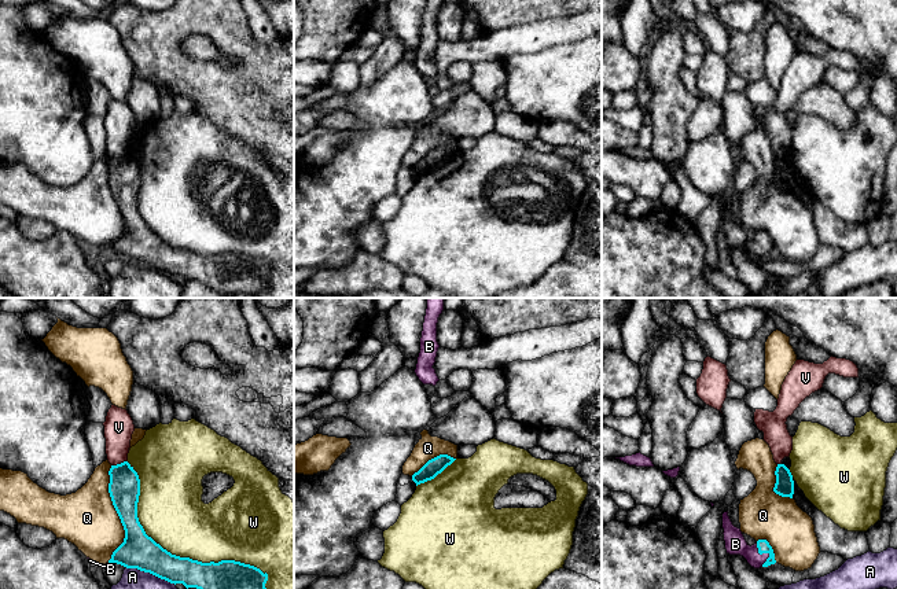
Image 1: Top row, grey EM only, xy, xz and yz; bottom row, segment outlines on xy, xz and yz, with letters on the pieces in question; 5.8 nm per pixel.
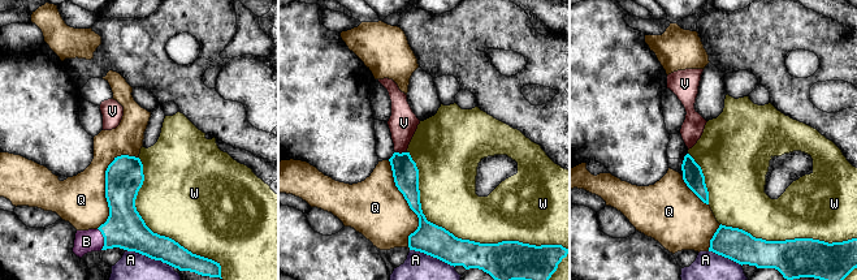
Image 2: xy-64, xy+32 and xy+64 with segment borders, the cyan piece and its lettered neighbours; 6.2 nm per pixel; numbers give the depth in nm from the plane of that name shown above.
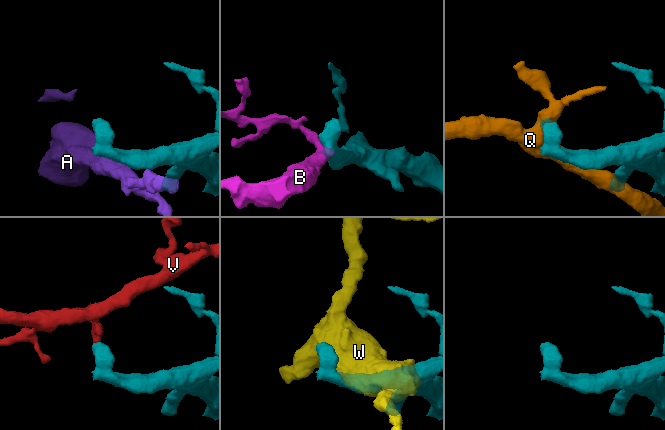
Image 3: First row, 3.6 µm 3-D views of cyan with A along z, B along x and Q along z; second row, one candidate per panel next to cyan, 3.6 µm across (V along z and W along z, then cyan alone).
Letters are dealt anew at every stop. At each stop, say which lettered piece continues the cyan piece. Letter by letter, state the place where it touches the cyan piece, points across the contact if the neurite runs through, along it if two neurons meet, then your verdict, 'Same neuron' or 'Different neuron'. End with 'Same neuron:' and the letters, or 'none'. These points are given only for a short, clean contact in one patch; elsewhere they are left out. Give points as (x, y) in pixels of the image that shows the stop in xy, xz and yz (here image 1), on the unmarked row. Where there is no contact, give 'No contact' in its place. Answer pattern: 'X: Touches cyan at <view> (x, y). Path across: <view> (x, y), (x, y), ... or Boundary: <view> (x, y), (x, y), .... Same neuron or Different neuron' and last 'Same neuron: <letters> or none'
A: Touches cyan at xy (150, 265). Boundary: xy (125, 258), (151, 265), (175, 278). Different neuron
B: Touches cyan at yz (765, 245). Same neuron
Q: Touches cyan at xy (117, 205). Different neuron
V: Touches cyan at xy (118, 157). Boundary: xy (125, 153), (111, 158). Different neuron
W: Touches cyan at xy (179, 249). Different neuron
Same neuron: B

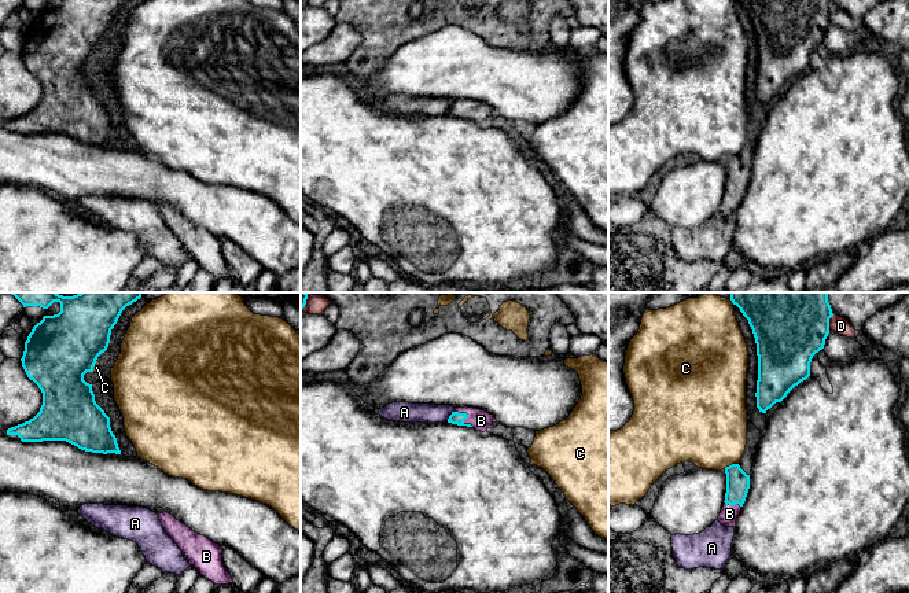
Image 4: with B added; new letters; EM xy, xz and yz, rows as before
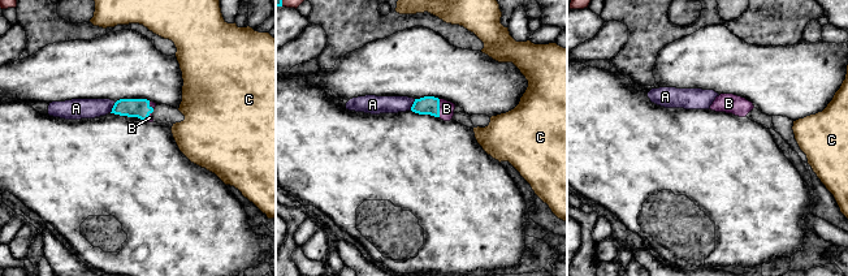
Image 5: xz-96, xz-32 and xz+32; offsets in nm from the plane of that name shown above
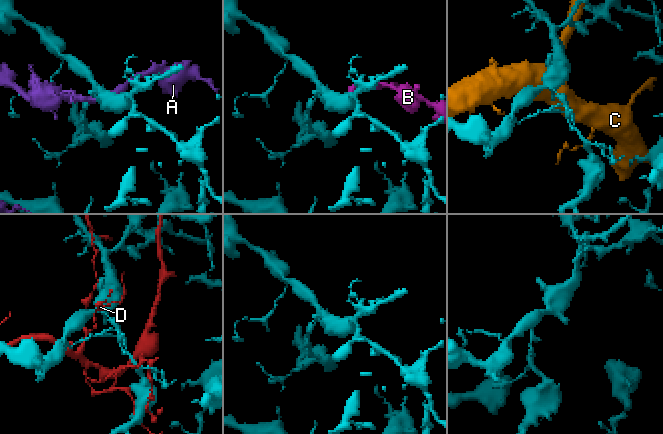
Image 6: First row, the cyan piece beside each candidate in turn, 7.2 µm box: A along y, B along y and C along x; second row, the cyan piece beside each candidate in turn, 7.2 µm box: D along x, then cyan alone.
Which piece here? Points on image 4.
A: Touches cyan at xz (449, 109). Different neuron
B: Touches cyan at xz (467, 109). Path across: xz (456, 110), (467, 109), (481, 113). Same neuron
C: Touches cyan at yz (732, 157). Different neuron
D: Touches cyan at yz (828, 14). Different neuron
Same neuron: B

